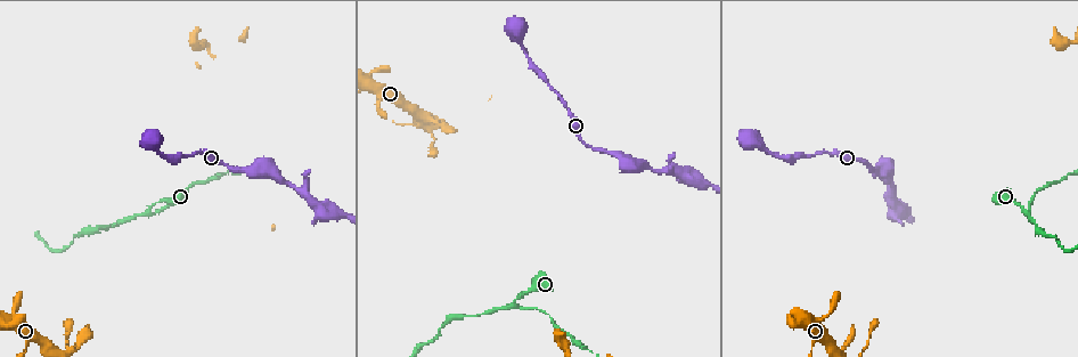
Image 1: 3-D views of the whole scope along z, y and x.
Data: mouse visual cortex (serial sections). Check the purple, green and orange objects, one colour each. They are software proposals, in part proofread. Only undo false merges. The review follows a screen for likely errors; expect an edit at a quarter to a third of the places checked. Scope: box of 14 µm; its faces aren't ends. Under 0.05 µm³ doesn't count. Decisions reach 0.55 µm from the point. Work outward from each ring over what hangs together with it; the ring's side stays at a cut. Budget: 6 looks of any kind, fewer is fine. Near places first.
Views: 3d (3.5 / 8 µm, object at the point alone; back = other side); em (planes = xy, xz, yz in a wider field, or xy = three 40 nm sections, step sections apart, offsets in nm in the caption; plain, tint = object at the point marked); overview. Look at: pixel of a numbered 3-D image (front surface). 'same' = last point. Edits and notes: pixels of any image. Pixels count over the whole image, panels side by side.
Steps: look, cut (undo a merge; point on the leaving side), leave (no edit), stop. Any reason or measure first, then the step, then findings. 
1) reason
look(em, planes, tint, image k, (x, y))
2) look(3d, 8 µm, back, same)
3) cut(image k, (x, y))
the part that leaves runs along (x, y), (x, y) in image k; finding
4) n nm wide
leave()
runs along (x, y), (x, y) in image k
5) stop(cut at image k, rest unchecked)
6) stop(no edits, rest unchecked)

look(3d, 3.5 µm, image 1, (513, 304))

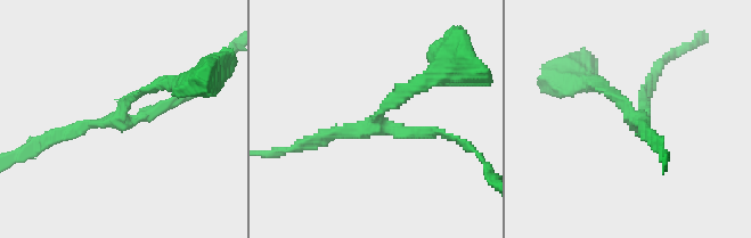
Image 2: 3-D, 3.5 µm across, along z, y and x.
shape alone is not enough
look(em, xy, step 5, plain, image 2, (634, 118))

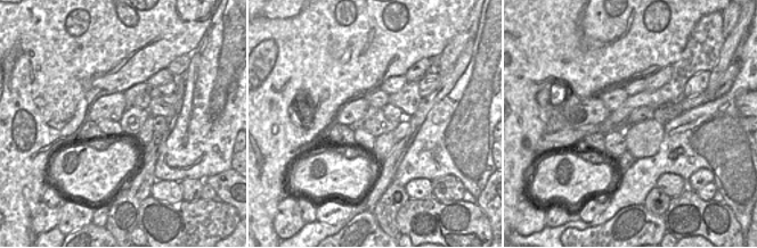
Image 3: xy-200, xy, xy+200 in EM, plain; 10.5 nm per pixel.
where the object lies
look(em, xy, step 5, tint, same)

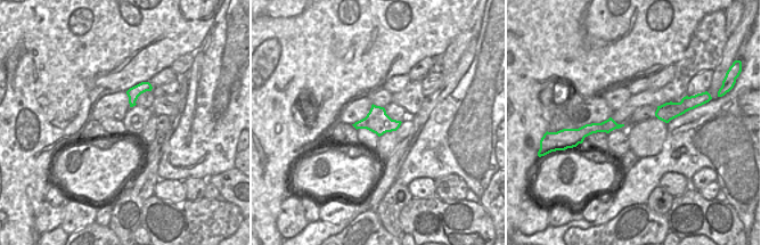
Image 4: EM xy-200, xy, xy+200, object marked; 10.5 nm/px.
arms of 150, 150, 150 nm
leave()
runs along (170, 80), (135, 95), (117, 122), (51, 140) in image 2; one cell here

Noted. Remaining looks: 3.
a narrow waist
look(3d, 3.5 µm, image 1, (444, 123))

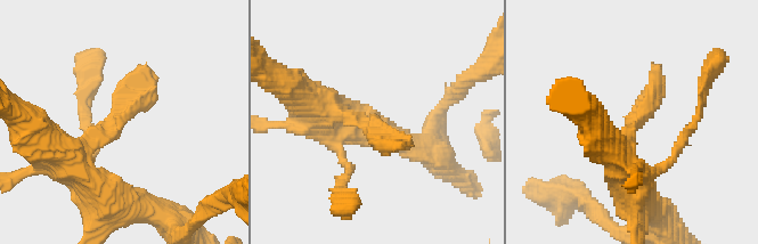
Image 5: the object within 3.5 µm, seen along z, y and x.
look(em, planes, tint, image 5, (367, 126))

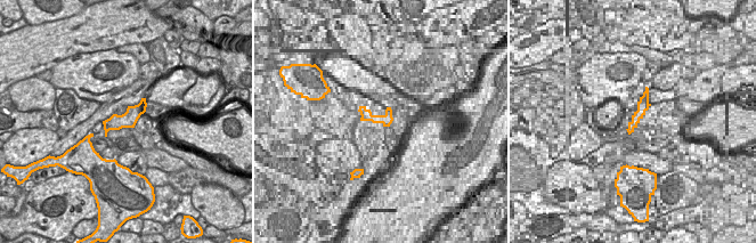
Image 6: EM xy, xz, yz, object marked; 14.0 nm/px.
leave()
runs along (58, 148), (104, 135), (149, 67) in image 5; one cell here

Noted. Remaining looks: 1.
stop(no edits, rest unchecked)

